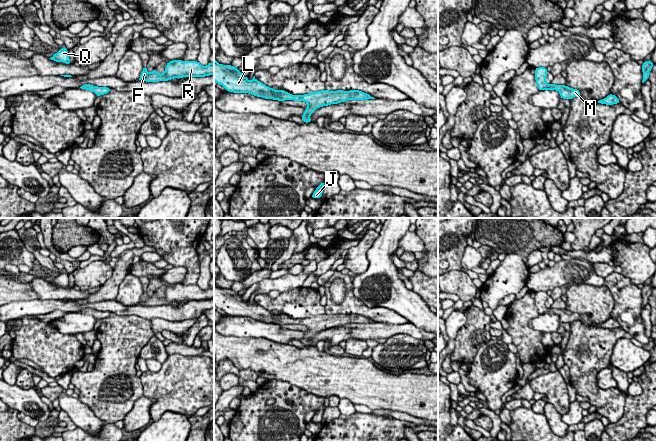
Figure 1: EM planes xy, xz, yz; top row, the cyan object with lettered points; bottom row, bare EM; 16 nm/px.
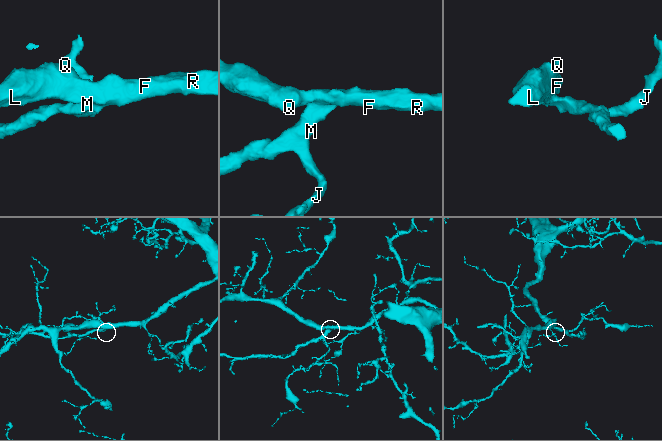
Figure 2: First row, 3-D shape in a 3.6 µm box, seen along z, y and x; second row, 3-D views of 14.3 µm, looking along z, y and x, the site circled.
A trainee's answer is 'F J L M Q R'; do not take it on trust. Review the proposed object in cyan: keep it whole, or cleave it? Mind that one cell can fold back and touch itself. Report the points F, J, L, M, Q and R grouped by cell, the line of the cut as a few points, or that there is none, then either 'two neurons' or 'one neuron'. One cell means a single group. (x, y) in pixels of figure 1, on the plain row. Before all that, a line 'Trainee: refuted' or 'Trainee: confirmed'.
Trainee: confirmed
F J L M Q R; no cut; one neuron

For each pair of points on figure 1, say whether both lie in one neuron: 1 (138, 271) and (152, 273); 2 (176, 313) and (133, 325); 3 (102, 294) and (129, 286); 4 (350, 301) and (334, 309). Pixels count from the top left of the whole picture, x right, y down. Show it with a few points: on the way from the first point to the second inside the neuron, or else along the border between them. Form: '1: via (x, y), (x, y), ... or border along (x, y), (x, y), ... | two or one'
1: via (141, 271), (149, 271) | one
2: border along (126, 314), (137, 315), (149, 320) | two
3: border along (129, 272), (119, 285), (118, 294), (115, 299) | two
4: via (346, 305), (343, 308), (338, 308) | one

